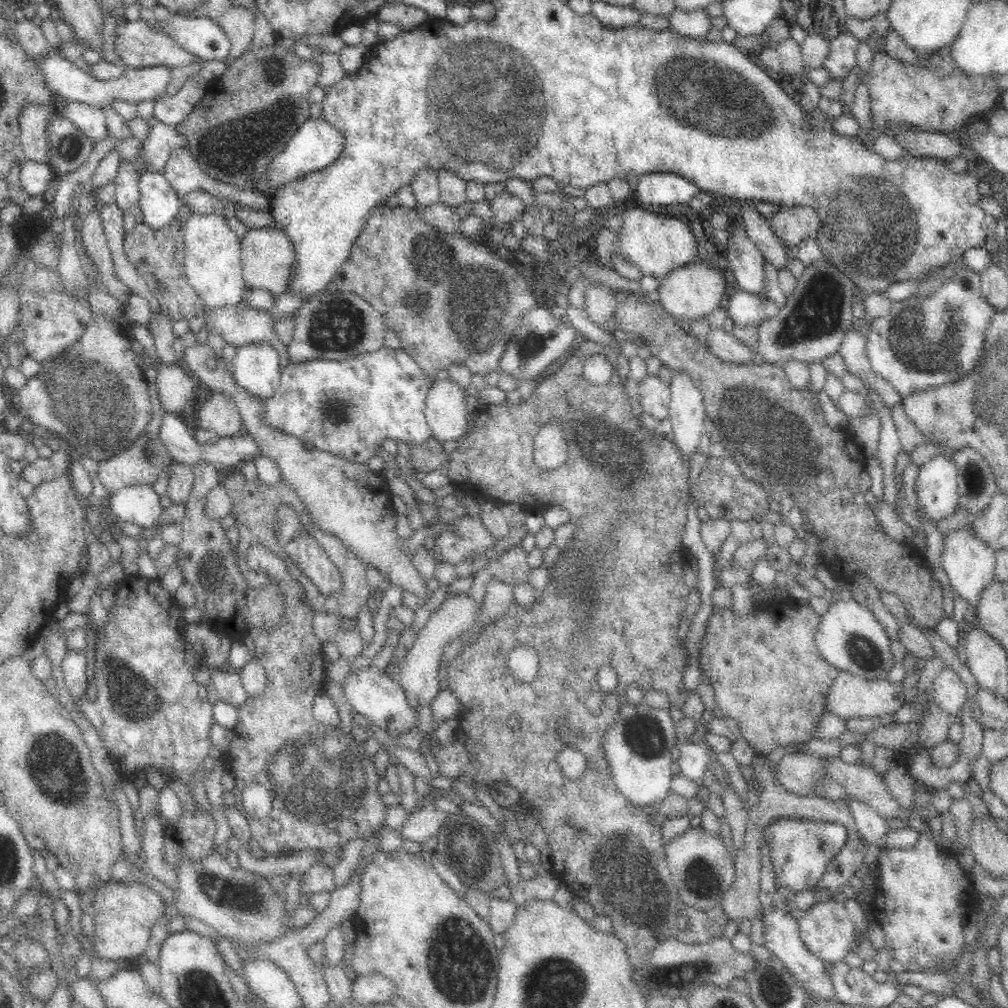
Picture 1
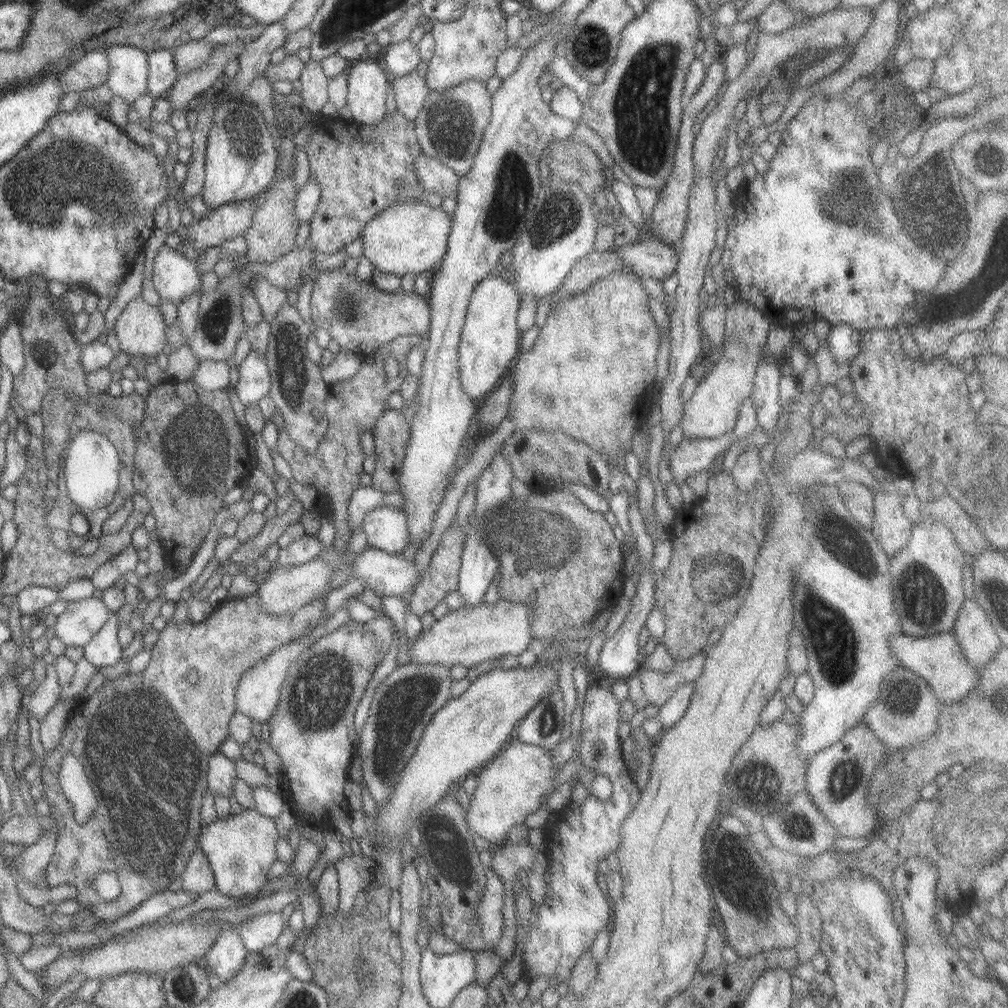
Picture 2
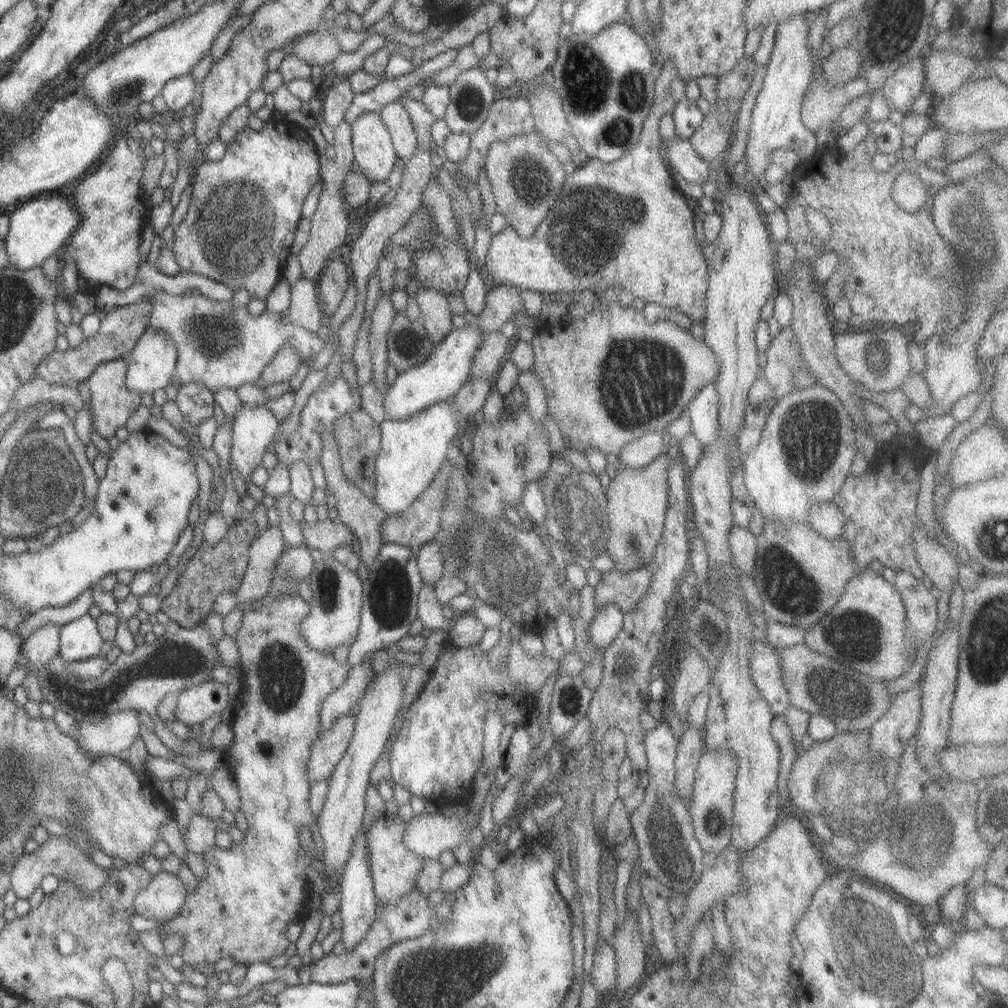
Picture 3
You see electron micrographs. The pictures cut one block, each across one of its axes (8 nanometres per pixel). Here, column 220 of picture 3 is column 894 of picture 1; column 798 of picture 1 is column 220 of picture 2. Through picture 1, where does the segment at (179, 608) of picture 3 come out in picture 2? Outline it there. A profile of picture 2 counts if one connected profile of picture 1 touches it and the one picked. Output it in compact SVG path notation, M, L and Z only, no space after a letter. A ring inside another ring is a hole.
M191 379L175 381L151 385L144 402L144 418L134 428L136 450L131 458L133 488L149 505L149 514L155 521L154 532L159 537L158 544L165 557L164 564L184 564L187 567L205 539L215 514L223 507L223 495L254 469L253 460L225 389L204 392Z

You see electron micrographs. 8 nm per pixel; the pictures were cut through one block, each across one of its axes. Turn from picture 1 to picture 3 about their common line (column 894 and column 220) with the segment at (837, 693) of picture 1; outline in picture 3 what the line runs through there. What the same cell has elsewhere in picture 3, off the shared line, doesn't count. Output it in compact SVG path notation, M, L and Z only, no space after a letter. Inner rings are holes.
M212 680L194 684L177 693L174 718L186 727L199 724L206 718L220 713L227 702L224 683Z

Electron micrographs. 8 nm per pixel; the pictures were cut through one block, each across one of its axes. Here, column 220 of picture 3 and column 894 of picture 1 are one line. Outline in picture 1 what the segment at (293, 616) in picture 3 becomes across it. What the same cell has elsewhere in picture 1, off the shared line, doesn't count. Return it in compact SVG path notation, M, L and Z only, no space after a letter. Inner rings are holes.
M928 820L924 830L918 831L918 840L911 849L881 848L876 860L879 871L873 877L874 894L871 898L870 915L880 925L885 935L885 947L890 958L895 958L905 971L924 971L933 965L956 959L966 947L962 920L976 909L974 890L966 872L955 861L940 854L942 848L935 841Z

